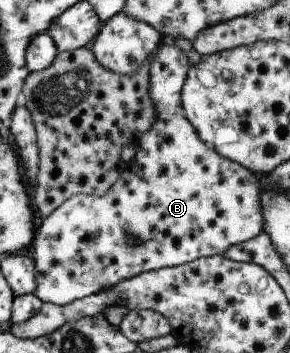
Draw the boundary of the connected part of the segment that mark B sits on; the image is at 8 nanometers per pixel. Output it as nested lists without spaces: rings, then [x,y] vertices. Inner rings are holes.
[[[164,39],[157,45],[149,60],[147,90],[155,110],[155,119],[151,128],[140,135],[134,156],[130,162],[124,163],[110,190],[101,195],[75,194],[41,220],[30,242],[36,282],[32,295],[40,302],[64,306],[143,272],[222,255],[230,246],[262,232],[258,178],[204,144],[184,116],[180,93],[188,67],[186,53],[172,40]],[[126,237],[135,239],[137,243],[129,245]]]

